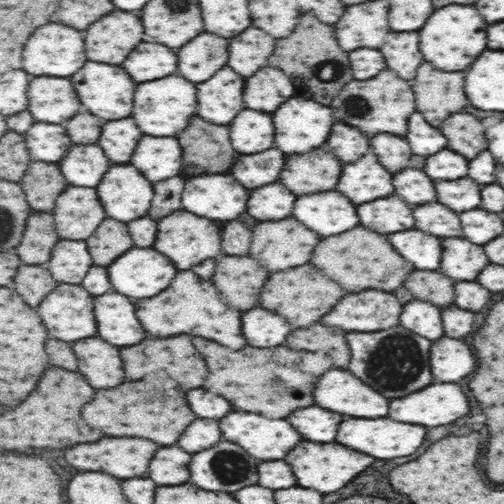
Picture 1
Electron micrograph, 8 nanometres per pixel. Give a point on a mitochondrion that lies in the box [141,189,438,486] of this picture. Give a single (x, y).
(396, 364)

